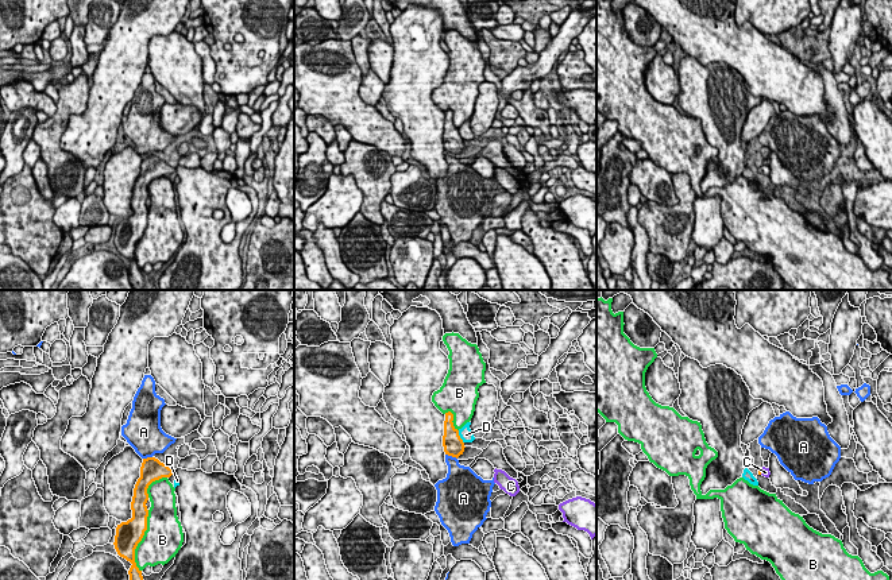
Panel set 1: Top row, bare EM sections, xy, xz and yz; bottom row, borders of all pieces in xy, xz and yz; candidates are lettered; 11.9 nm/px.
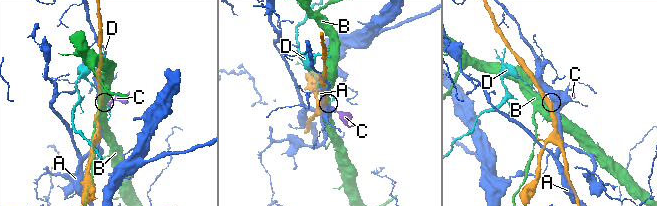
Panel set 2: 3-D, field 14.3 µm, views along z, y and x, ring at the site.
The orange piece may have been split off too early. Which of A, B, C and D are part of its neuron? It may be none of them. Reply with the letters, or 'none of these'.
C

